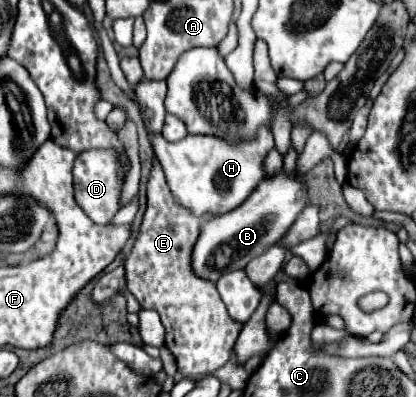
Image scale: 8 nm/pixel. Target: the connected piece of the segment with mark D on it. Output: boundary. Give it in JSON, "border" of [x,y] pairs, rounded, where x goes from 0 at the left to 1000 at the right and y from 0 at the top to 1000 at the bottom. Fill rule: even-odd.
{"border":[[[221,375],[202,380],[183,395],[175,418],[175,469],[183,511],[202,526],[202,537],[236,567],[260,567],[279,531],[288,526],[288,481],[293,461],[279,446],[279,390],[260,375]]]}

